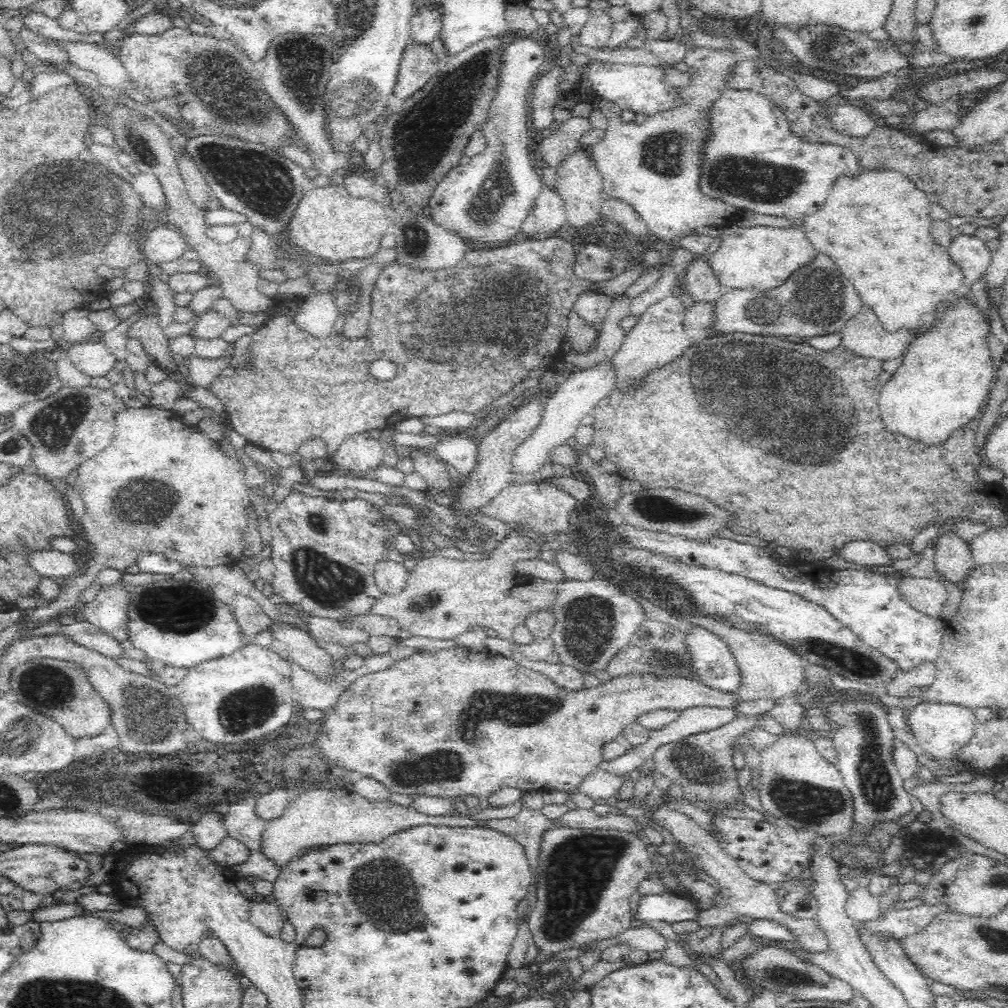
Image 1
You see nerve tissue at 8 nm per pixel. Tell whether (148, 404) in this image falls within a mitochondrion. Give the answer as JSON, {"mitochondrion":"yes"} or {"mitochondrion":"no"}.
{"mitochondrion":"no"}

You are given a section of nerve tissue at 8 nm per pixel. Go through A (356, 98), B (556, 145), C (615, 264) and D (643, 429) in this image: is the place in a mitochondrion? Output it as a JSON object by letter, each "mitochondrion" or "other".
{"A":"mitochondrion","B":"other","C":"mitochondrion","D":"other"}

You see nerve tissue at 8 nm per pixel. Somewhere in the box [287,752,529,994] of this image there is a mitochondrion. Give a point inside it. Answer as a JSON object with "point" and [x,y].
{"point":[384,893]}

